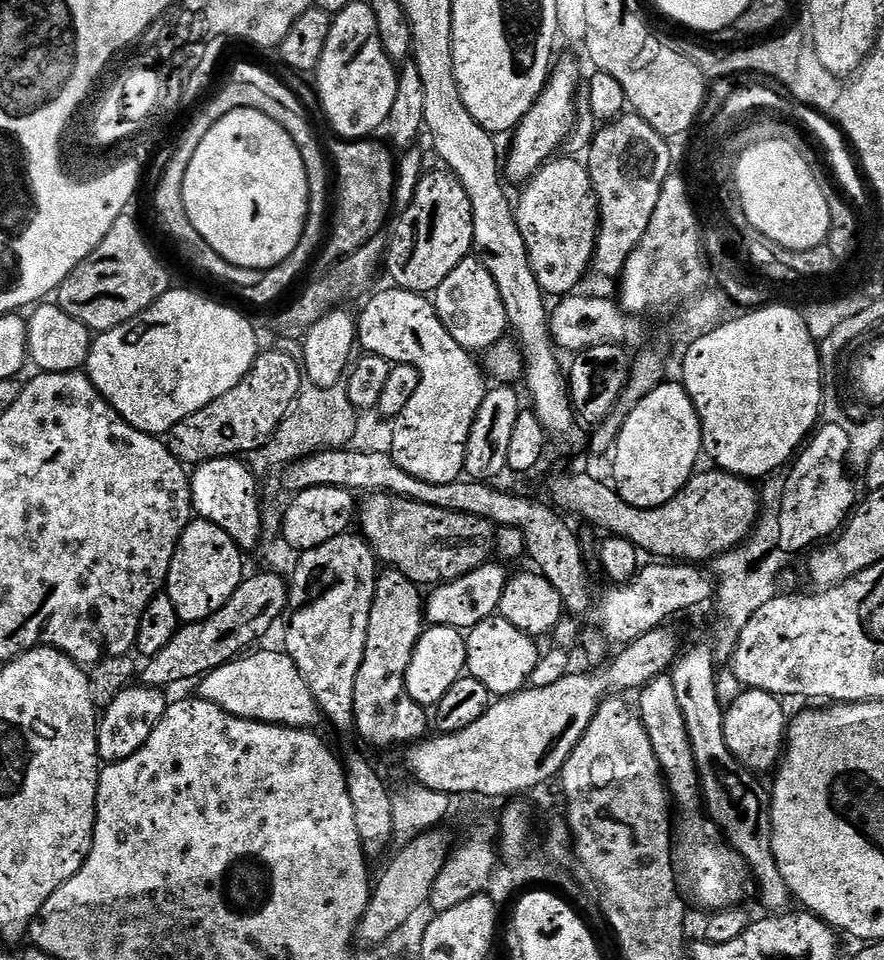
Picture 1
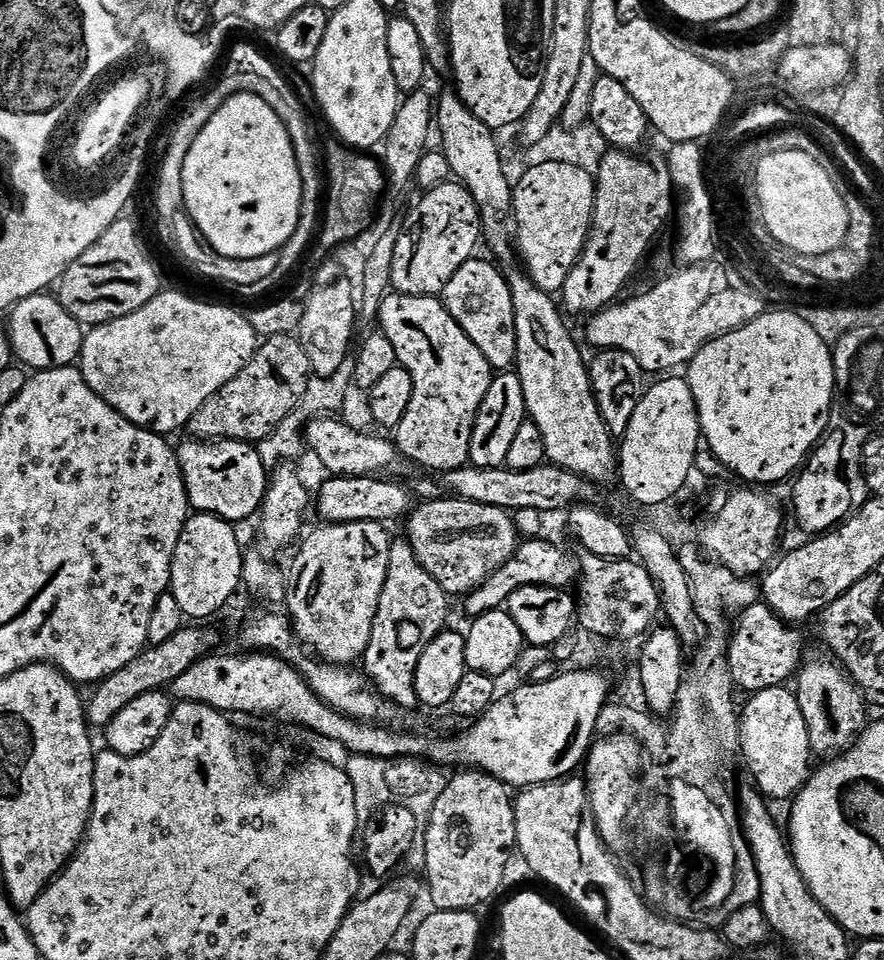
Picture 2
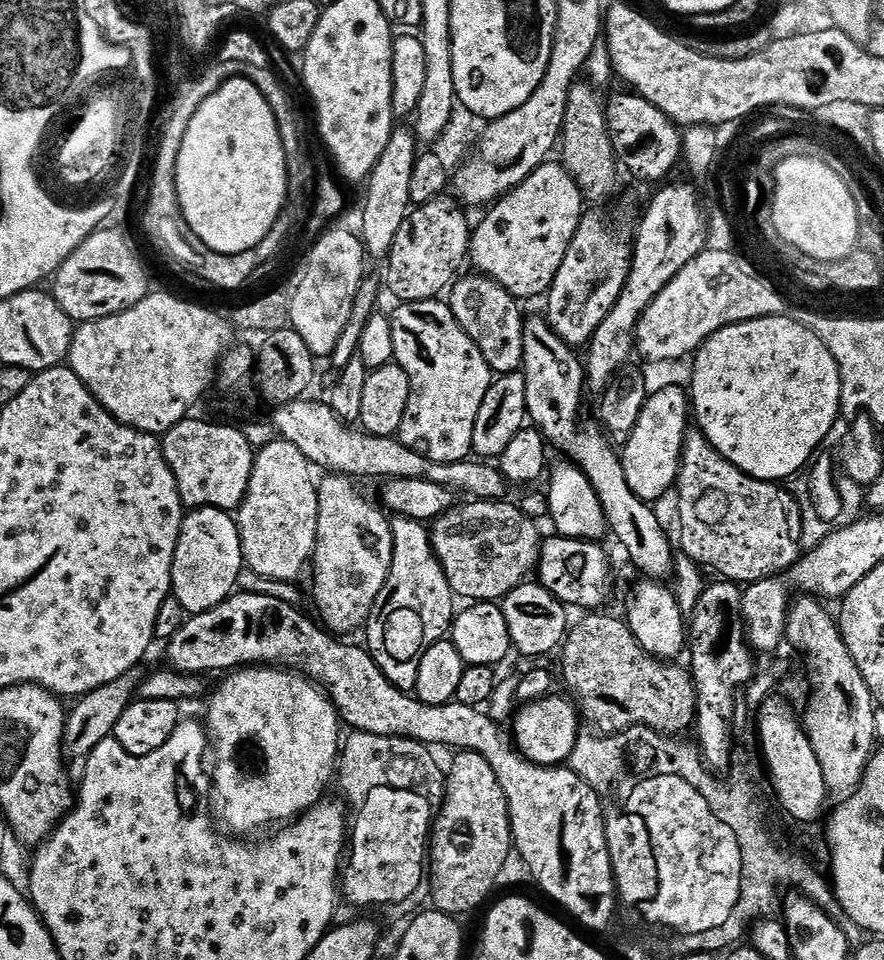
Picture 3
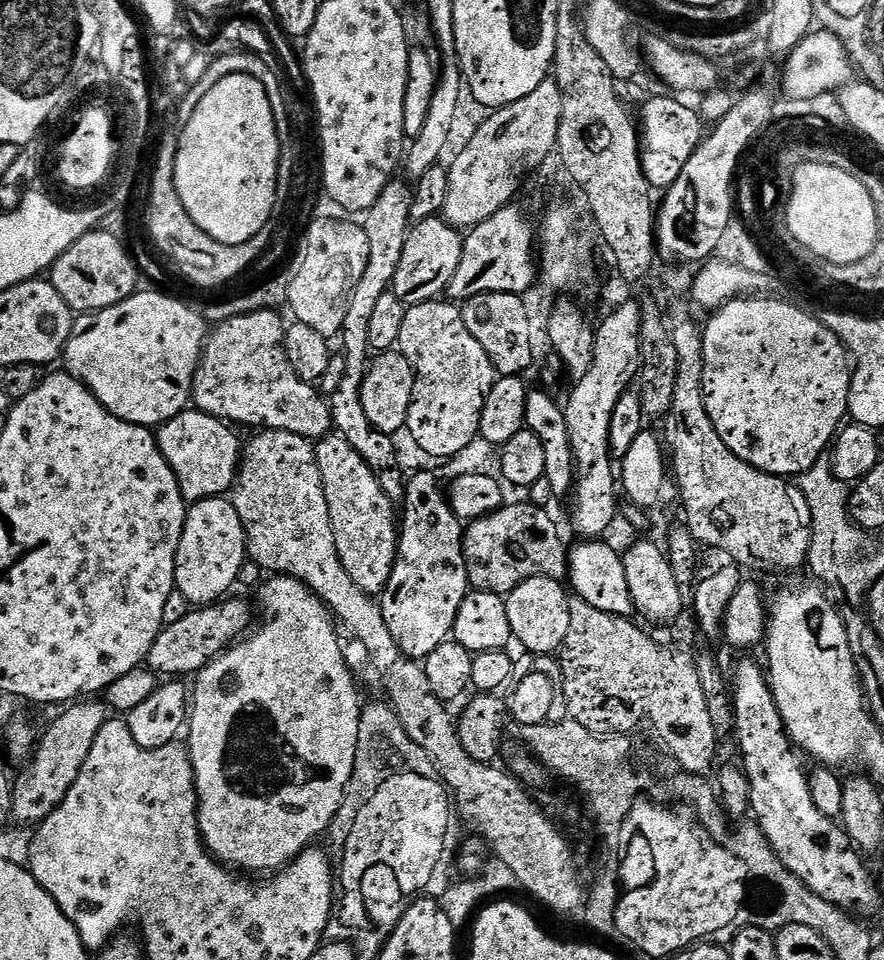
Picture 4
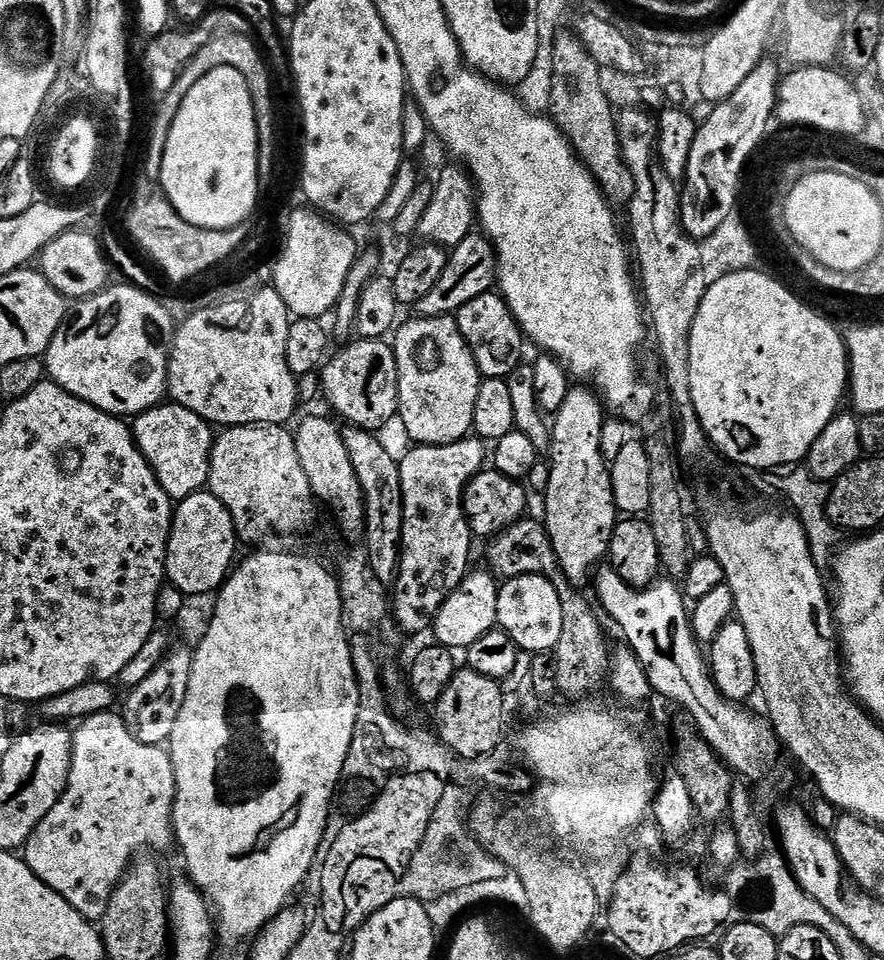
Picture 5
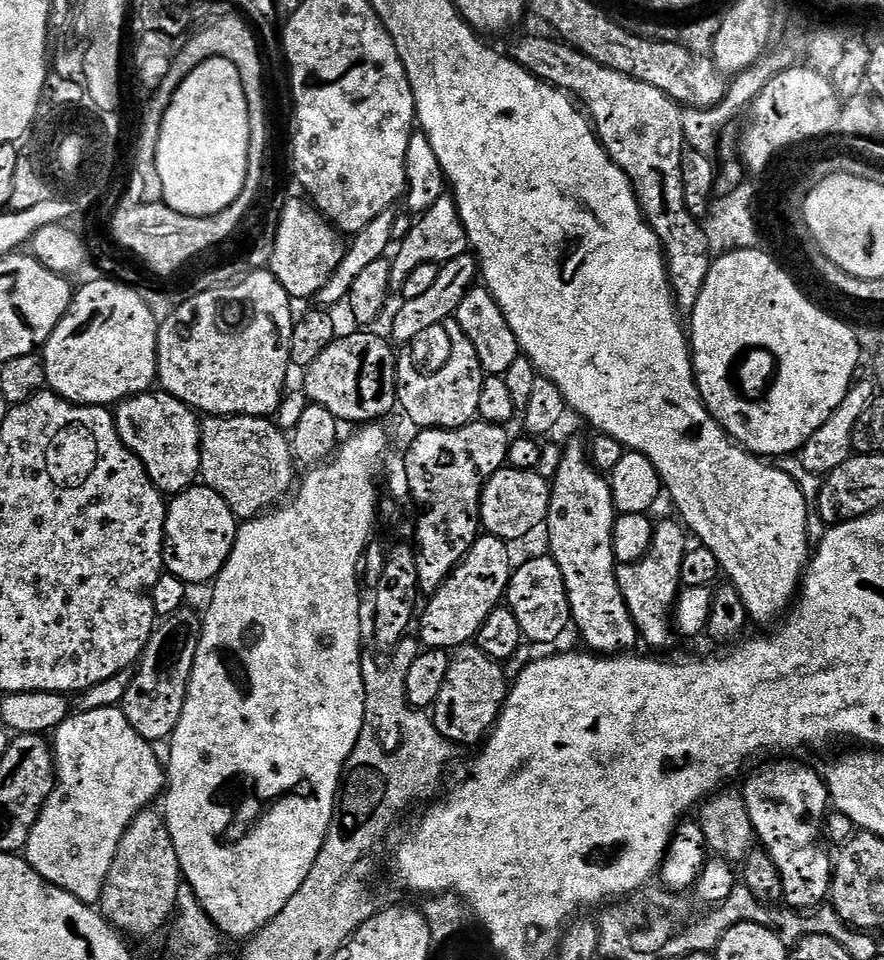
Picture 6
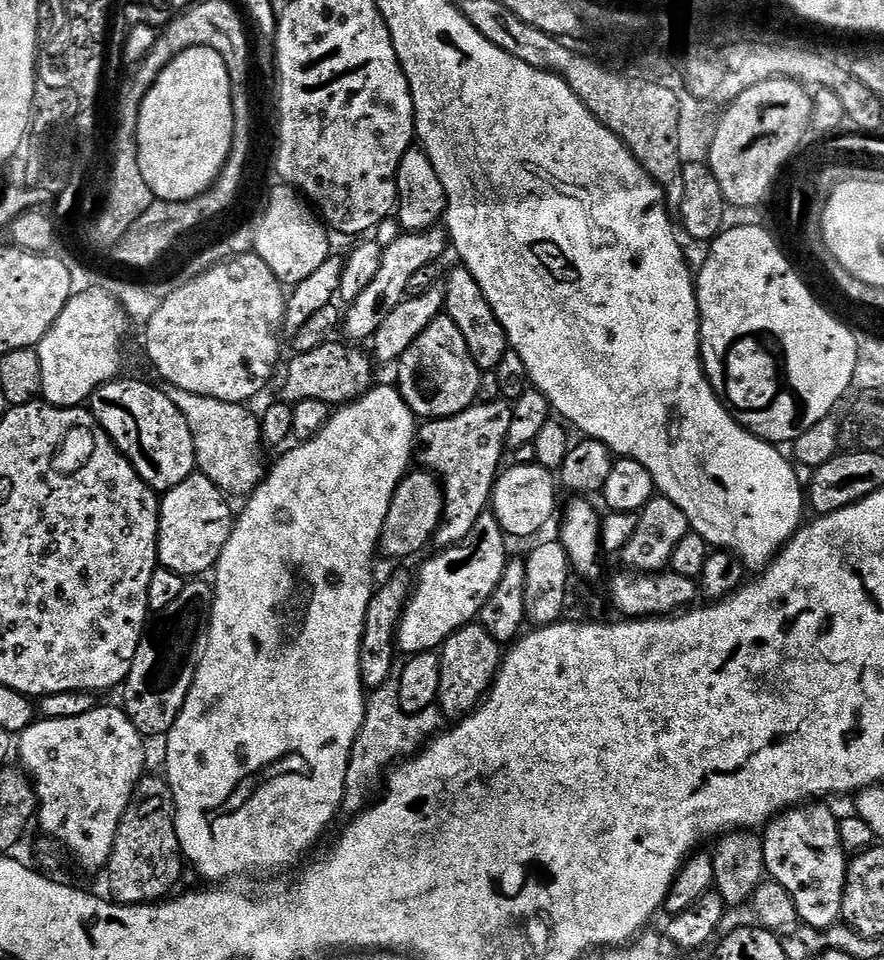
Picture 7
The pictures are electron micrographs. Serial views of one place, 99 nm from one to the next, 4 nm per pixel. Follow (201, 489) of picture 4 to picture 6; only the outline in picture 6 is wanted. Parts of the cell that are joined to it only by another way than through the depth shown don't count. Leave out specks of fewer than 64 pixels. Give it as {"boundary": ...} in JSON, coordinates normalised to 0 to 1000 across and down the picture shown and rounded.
{"boundary":[[[169,406],[137,418],[130,424],[129,432],[139,463],[158,478],[182,514],[202,515],[223,503],[227,439],[221,428],[184,406]]]}

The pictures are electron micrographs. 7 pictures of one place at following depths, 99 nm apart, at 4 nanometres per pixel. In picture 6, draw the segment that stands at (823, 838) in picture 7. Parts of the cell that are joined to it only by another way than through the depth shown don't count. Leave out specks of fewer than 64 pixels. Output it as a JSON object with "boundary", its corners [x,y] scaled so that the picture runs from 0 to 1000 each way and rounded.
{"boundary":[[[878,796],[874,800],[869,800],[864,804],[864,813],[846,813],[839,820],[839,828],[842,834],[844,835],[844,844],[848,848],[848,856],[853,860],[855,866],[855,873],[859,879],[859,882],[863,883],[869,888],[871,894],[876,898],[876,902],[879,903],[879,906],[882,907],[885,927],[887,928],[886,941],[890,943],[894,947],[899,948],[922,948],[929,945],[938,936],[940,927],[941,927],[941,909],[943,907],[943,896],[939,891],[937,893],[937,888],[931,883],[930,880],[923,879],[930,875],[930,868],[934,863],[934,855],[937,853],[937,848],[939,845],[939,830],[937,828],[937,818],[934,816],[933,809],[928,808],[919,800],[913,800],[910,796]]]}

